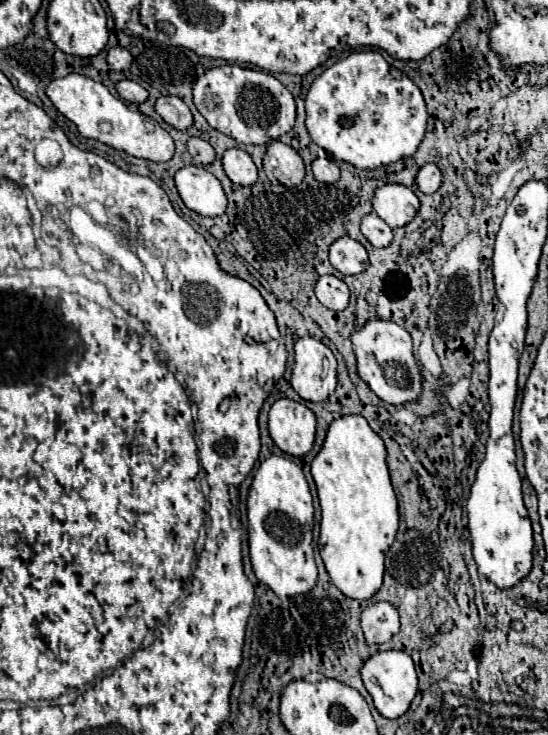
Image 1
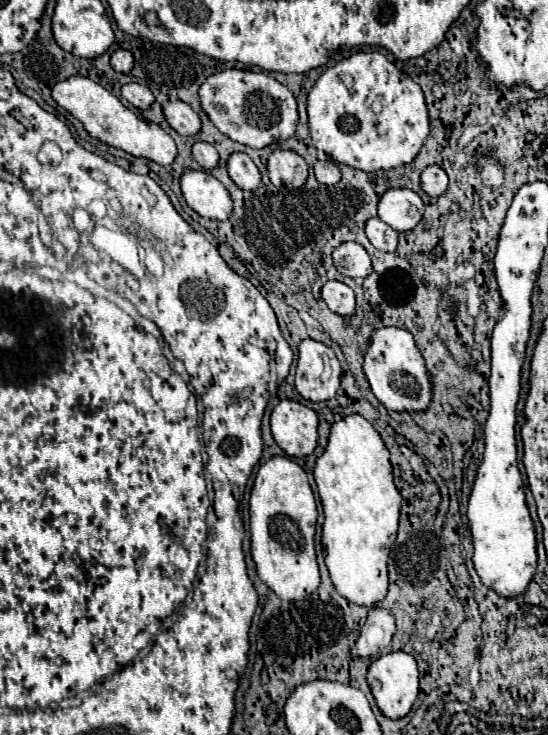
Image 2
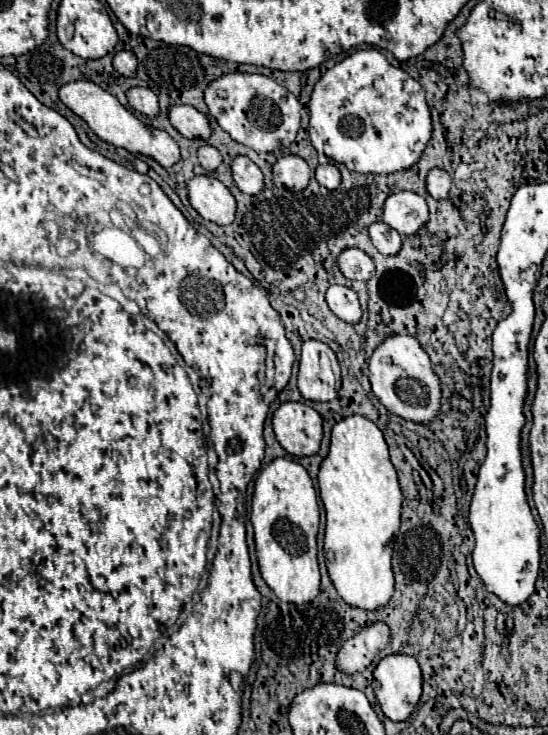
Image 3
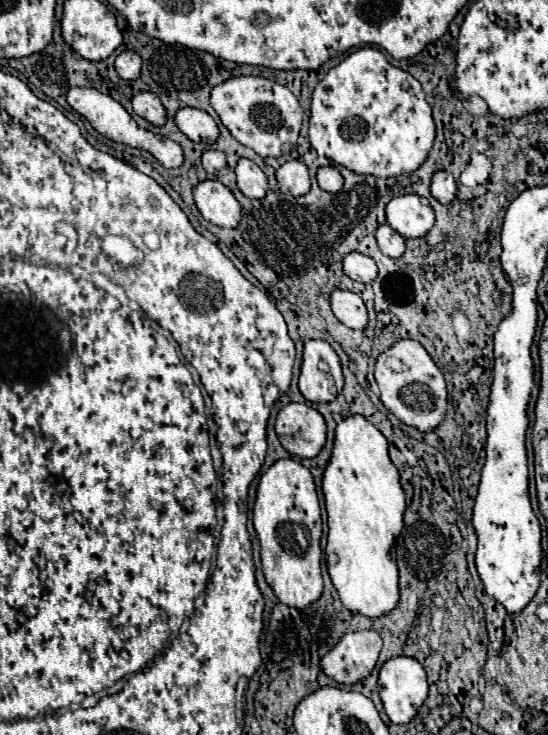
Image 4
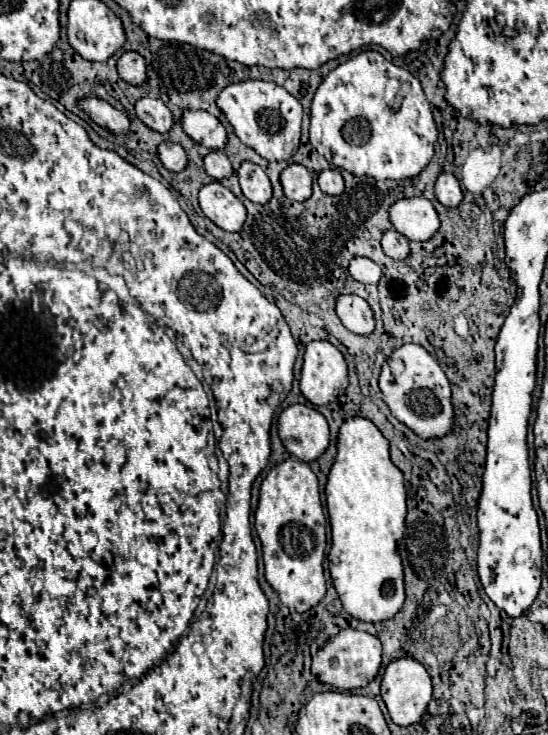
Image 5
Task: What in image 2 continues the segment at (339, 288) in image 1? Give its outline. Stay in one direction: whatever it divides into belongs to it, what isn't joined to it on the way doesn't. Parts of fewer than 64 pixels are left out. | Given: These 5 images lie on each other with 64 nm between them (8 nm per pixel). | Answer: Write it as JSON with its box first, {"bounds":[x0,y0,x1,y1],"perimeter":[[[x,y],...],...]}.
{"bounds":[322,280,356,316],"perimeter":[[[328,280],[322,288],[322,300],[328,304],[328,308],[340,316],[354,316],[356,310],[356,298],[350,286]]]}

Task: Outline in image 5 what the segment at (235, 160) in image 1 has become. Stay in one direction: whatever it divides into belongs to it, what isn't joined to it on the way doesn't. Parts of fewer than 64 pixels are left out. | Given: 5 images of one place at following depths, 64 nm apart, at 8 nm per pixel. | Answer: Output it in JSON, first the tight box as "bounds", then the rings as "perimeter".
{"bounds":[238,162,272,204],"perimeter":[[[242,162],[238,178],[244,196],[254,204],[266,204],[272,198],[272,184],[260,166],[252,162]]]}

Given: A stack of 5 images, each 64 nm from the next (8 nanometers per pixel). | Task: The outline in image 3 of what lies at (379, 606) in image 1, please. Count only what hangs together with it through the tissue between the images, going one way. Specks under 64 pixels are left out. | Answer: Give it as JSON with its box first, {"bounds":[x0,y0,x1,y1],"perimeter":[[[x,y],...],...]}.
{"bounds":[336,622,388,674],"perimeter":[[[378,622],[362,628],[358,634],[354,634],[348,642],[342,644],[342,648],[336,654],[336,670],[344,674],[356,674],[362,672],[372,664],[372,660],[378,656],[378,652],[388,644],[388,626]]]}

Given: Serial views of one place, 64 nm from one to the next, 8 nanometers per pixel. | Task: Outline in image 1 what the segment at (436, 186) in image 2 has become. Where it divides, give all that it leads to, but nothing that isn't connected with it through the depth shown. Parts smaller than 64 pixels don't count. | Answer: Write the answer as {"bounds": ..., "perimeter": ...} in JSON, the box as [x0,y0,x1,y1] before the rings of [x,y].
{"bounds":[416,164,444,194],"perimeter":[[[426,164],[424,168],[420,168],[416,176],[416,184],[424,194],[434,194],[442,186],[442,182],[444,182],[444,176],[436,164]]]}

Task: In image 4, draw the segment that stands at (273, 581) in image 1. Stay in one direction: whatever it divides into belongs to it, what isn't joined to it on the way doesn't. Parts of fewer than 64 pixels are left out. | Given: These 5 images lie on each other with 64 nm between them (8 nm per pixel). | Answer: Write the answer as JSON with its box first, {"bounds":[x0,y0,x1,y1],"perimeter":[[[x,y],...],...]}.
{"bounds":[252,458,324,610],"perimeter":[[[292,458],[274,462],[260,478],[252,520],[262,546],[264,578],[278,600],[298,610],[316,602],[324,590],[320,572],[322,516],[310,470]]]}

